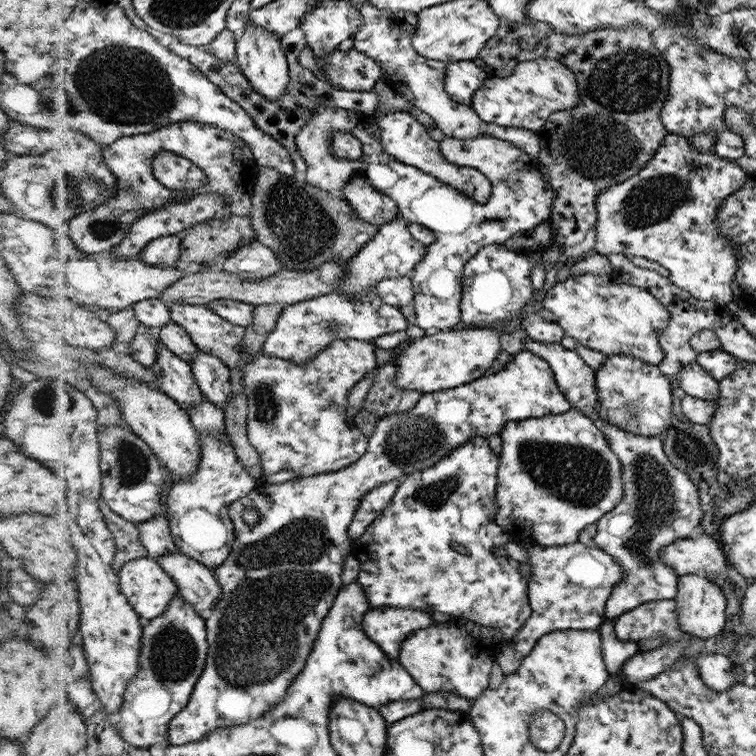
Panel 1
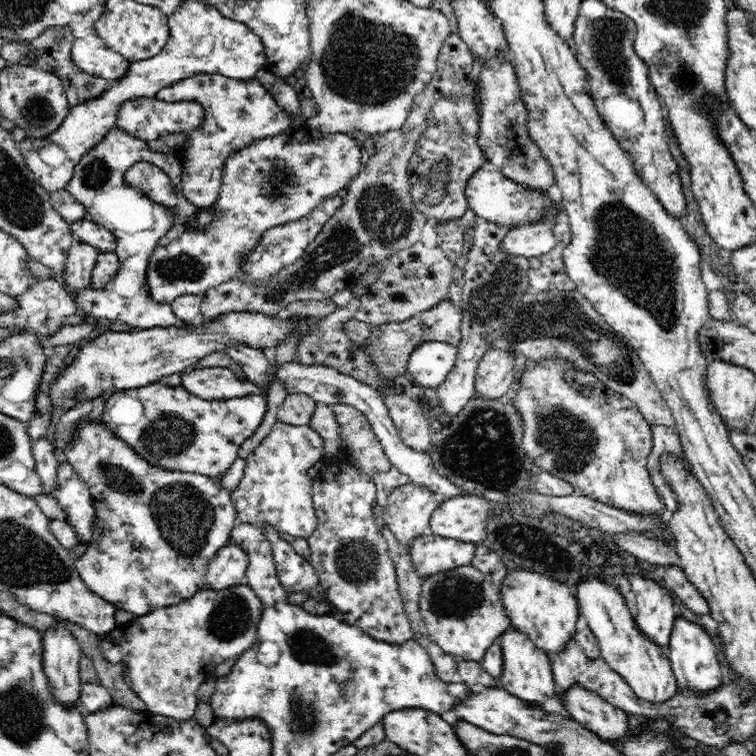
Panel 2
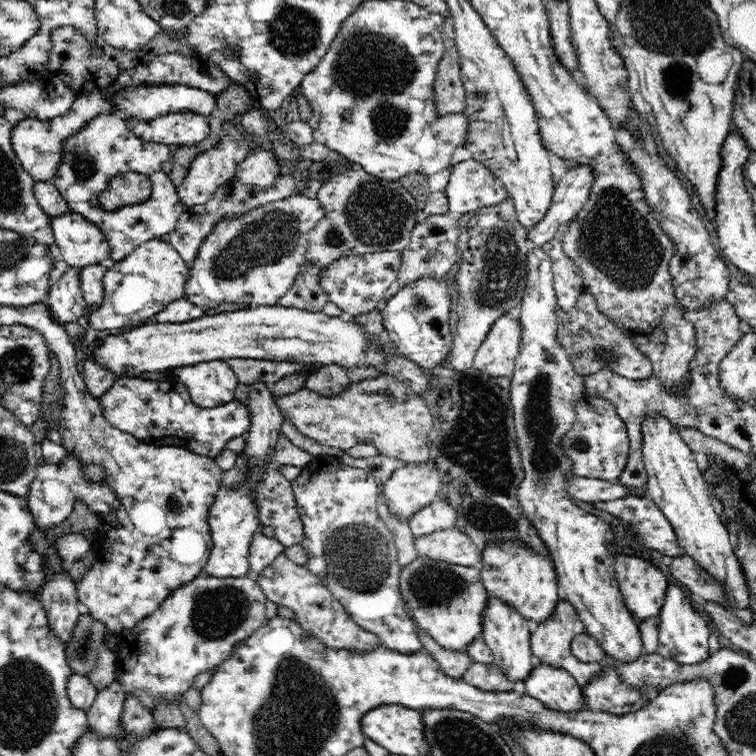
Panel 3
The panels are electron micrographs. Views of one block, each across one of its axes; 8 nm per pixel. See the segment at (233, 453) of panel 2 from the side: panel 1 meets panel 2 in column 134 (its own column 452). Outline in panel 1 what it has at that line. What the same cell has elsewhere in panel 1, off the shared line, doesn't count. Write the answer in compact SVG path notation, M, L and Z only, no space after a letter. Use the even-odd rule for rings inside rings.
M526 350L514 356L514 360L509 362L501 371L489 374L488 376L482 376L479 379L473 380L471 383L460 385L456 388L446 389L443 391L423 393L422 398L403 413L387 414L380 417L377 420L375 429L371 432L368 439L370 447L364 455L358 459L356 464L349 464L347 467L340 469L336 472L327 472L319 475L300 477L299 479L292 479L281 484L264 484L260 483L248 496L240 499L239 502L234 503L231 506L231 517L234 520L237 532L237 539L235 542L234 550L223 566L216 569L216 574L219 577L219 581L223 584L223 598L220 599L218 606L215 610L207 616L207 625L209 630L209 643L211 644L211 651L208 658L208 666L206 672L204 672L202 678L200 678L197 685L195 695L192 697L191 702L187 708L180 712L179 716L172 721L169 742L172 745L180 746L182 744L190 744L202 739L205 739L211 732L219 731L224 728L234 728L234 726L242 726L242 724L254 722L254 720L260 720L264 718L268 712L276 710L275 706L278 706L283 698L288 695L292 684L296 682L296 678L300 678L304 668L307 666L308 656L311 655L312 648L314 648L315 640L318 638L318 630L322 630L322 624L324 618L326 618L328 611L334 606L336 595L339 594L339 590L342 589L342 572L343 566L346 562L346 558L351 554L351 550L354 546L354 540L350 537L348 529L355 518L355 512L363 499L363 496L374 490L376 487L380 487L381 484L391 482L396 478L405 478L415 472L420 472L429 466L435 466L440 460L448 457L452 451L458 447L462 447L473 436L492 436L492 434L500 434L507 423L512 421L526 420L531 418L540 418L548 415L562 414L563 412L570 411L573 408L573 404L568 400L568 396L559 388L558 381L555 379L555 371L548 364L548 361L544 360L540 356L536 356L535 353L528 352ZM247 508L257 508L262 512L263 517L257 525L250 524L245 517ZM330 546L336 546L340 550L341 560L330 560L328 556L328 548Z

